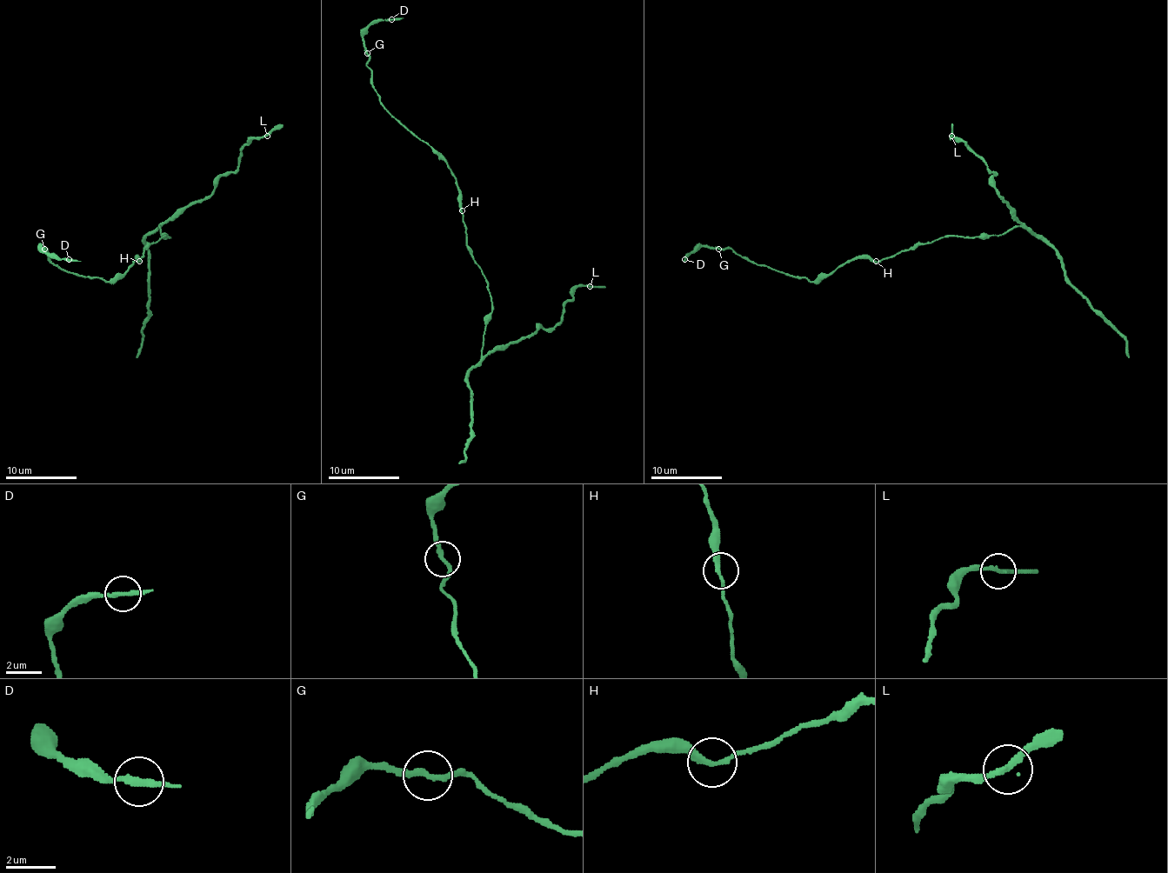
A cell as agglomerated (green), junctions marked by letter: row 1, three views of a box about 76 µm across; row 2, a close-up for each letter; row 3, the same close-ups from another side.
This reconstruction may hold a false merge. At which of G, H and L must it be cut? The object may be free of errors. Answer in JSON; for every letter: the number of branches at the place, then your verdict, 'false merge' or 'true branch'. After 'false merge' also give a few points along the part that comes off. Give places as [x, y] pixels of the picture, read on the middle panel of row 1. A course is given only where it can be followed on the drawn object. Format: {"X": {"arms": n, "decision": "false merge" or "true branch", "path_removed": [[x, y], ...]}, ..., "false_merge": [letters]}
{"G": {"arms": 2, "decision": "true branch"}, "H": {"arms": 2, "decision": "true branch"}, "L": {"arms": 2, "decision": "true branch"}, "false_merge": []}

